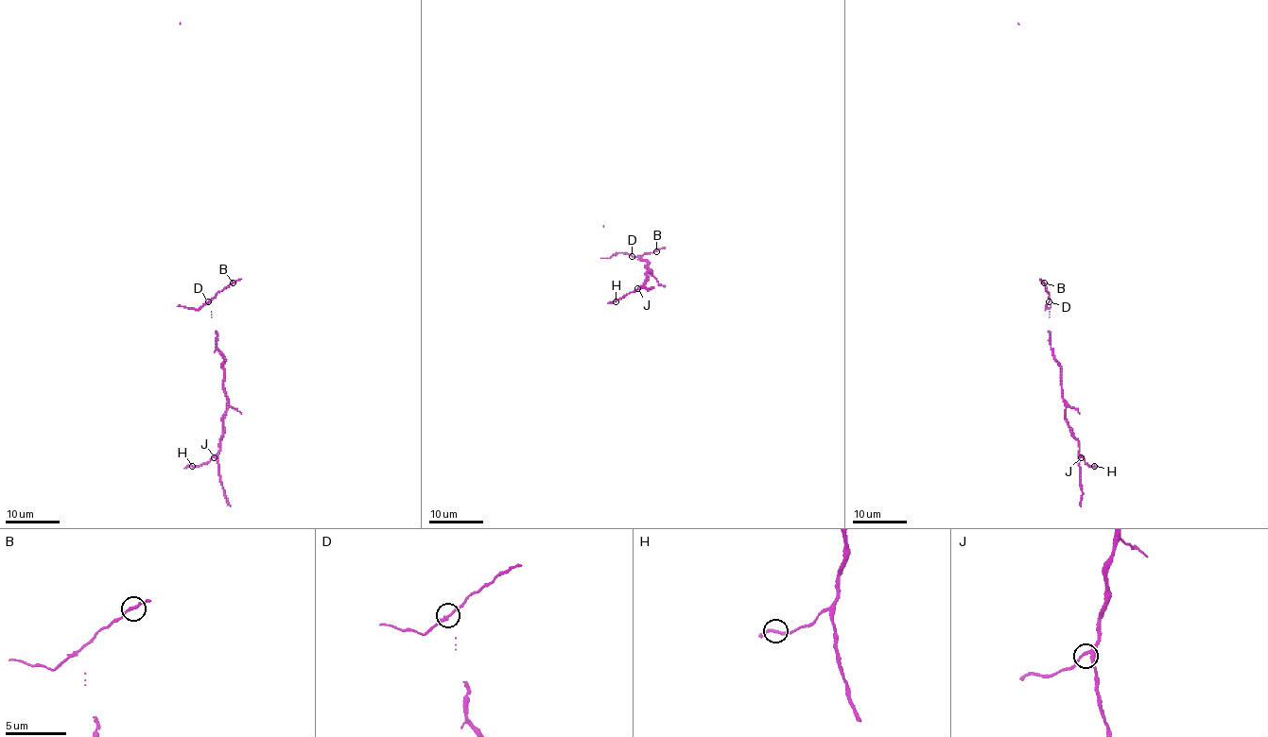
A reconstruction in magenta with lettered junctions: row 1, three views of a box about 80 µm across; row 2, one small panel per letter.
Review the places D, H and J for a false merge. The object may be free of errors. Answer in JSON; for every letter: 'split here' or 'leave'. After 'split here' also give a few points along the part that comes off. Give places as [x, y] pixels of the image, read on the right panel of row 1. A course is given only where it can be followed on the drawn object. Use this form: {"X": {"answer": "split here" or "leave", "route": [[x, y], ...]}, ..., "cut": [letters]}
{"D": {"answer": "split here", "route": [[1050, 302], [1050, 294], [1039, 279]]}, "H": {"answer": "leave"}, "J": {"answer": "leave"}, "cut": ["D"]}

